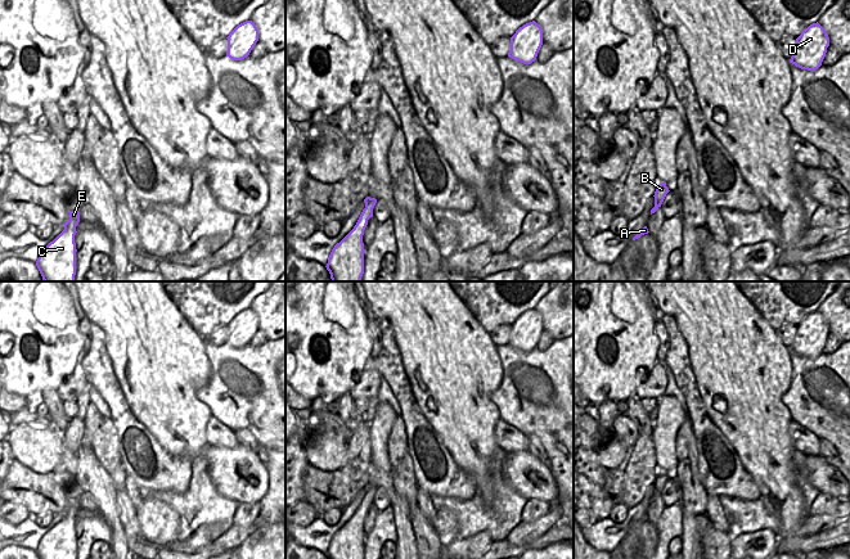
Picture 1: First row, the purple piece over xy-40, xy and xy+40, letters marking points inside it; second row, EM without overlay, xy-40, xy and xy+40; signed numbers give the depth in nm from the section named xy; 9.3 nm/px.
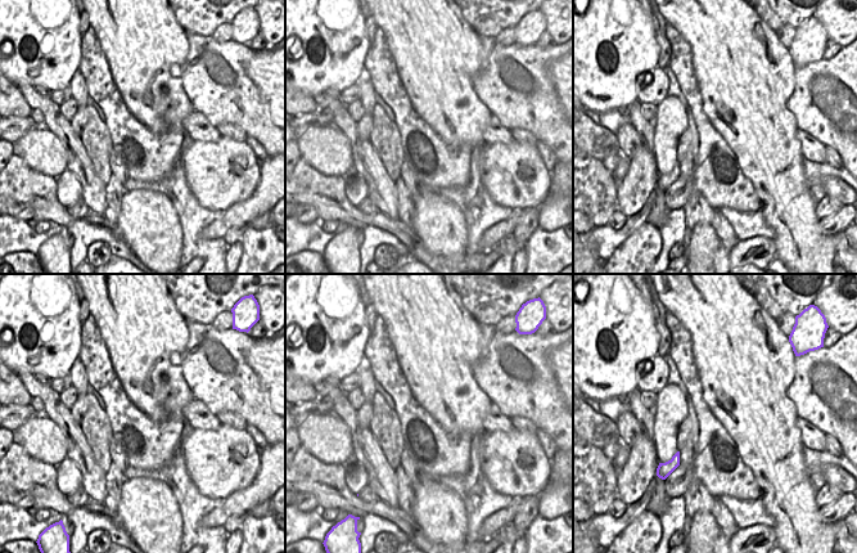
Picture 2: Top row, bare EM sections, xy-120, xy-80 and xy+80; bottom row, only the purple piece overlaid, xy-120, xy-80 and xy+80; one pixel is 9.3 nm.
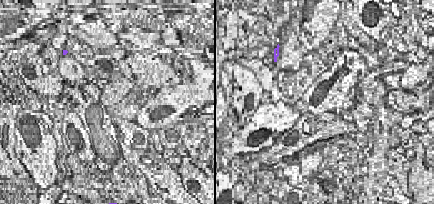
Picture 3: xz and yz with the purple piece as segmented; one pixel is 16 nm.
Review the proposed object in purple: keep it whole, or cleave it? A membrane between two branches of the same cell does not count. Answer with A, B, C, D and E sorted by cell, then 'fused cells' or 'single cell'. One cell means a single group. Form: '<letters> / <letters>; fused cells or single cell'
A B C D E; single cell

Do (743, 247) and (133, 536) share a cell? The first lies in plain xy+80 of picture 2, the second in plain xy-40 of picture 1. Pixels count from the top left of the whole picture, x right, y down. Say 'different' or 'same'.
different

